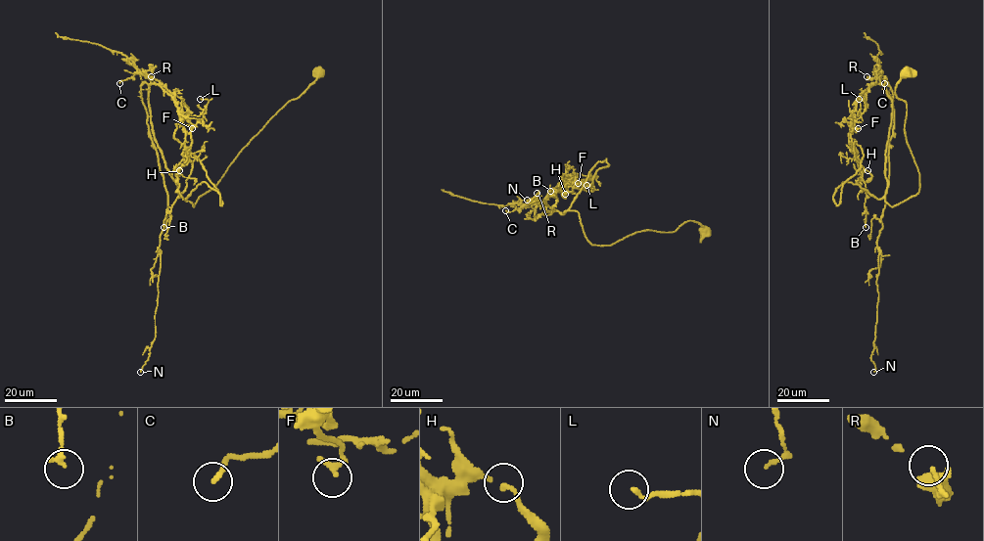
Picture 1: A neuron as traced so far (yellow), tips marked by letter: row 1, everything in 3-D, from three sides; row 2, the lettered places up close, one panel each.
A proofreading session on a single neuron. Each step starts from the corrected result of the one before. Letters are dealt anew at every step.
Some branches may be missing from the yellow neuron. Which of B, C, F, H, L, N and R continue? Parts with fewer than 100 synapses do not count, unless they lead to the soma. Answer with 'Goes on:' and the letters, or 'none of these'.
Goes on: none of these

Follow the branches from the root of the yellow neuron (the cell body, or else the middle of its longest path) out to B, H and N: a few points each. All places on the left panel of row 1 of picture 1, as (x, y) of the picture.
B: (318, 73), (193, 206), (155, 139), (151, 84), (173, 98), (185, 133), (183, 157), (192, 164), (164, 227)
H: (318, 73), (193, 206), (155, 139), (151, 84), (168, 93), (177, 110), (185, 149), (179, 170)
N: (318, 73), (193, 206), (166, 167), (148, 85), (142, 85), (167, 210), (155, 339), (140, 372)

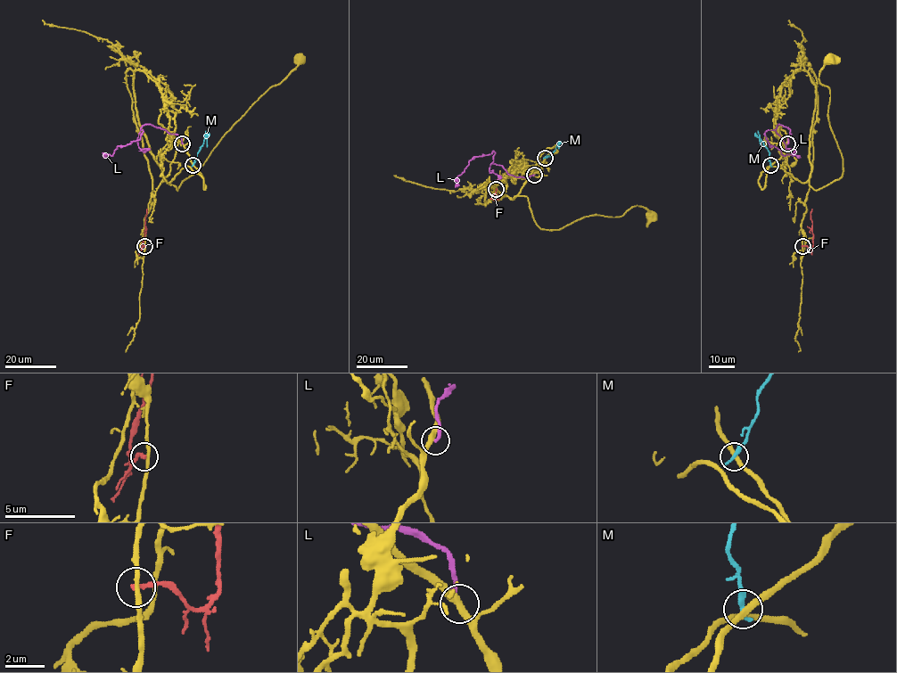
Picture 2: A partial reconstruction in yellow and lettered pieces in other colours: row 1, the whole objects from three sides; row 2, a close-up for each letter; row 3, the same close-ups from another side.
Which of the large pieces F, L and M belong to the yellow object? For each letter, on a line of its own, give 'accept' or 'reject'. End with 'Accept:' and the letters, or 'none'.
F: reject
L: reject
M: reject
Accept: none

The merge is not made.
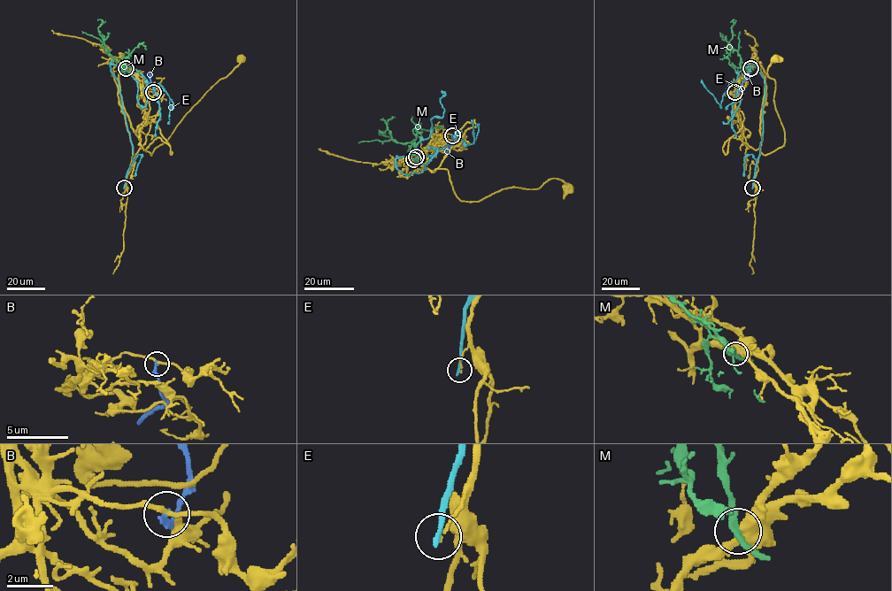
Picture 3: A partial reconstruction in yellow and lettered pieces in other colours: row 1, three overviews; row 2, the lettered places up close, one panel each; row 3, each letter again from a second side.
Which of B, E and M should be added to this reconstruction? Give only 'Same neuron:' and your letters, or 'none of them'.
Same neuron: none of them

